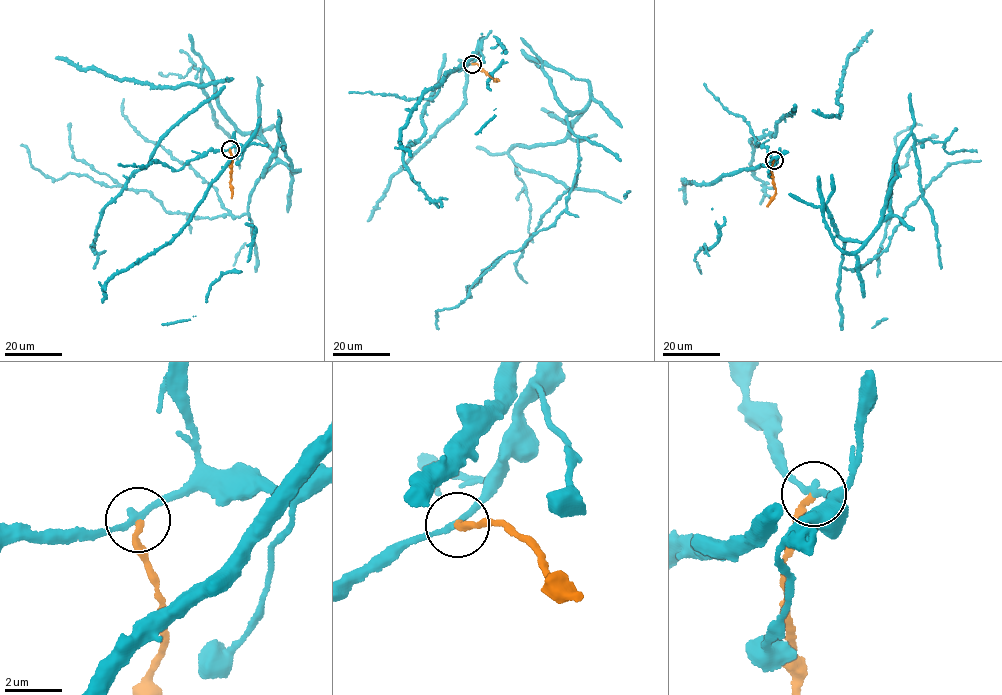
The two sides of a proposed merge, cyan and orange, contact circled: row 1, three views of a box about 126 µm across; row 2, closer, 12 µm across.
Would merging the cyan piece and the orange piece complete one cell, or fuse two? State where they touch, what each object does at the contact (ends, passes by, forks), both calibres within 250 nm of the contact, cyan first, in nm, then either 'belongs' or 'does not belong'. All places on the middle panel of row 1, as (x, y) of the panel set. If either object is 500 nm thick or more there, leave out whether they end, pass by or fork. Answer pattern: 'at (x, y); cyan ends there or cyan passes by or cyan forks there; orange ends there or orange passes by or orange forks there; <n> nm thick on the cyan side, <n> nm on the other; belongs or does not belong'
at (472, 64); cyan passes by; orange ends there; 200 nm thick on the cyan side, 200 nm on the other; does not belong

